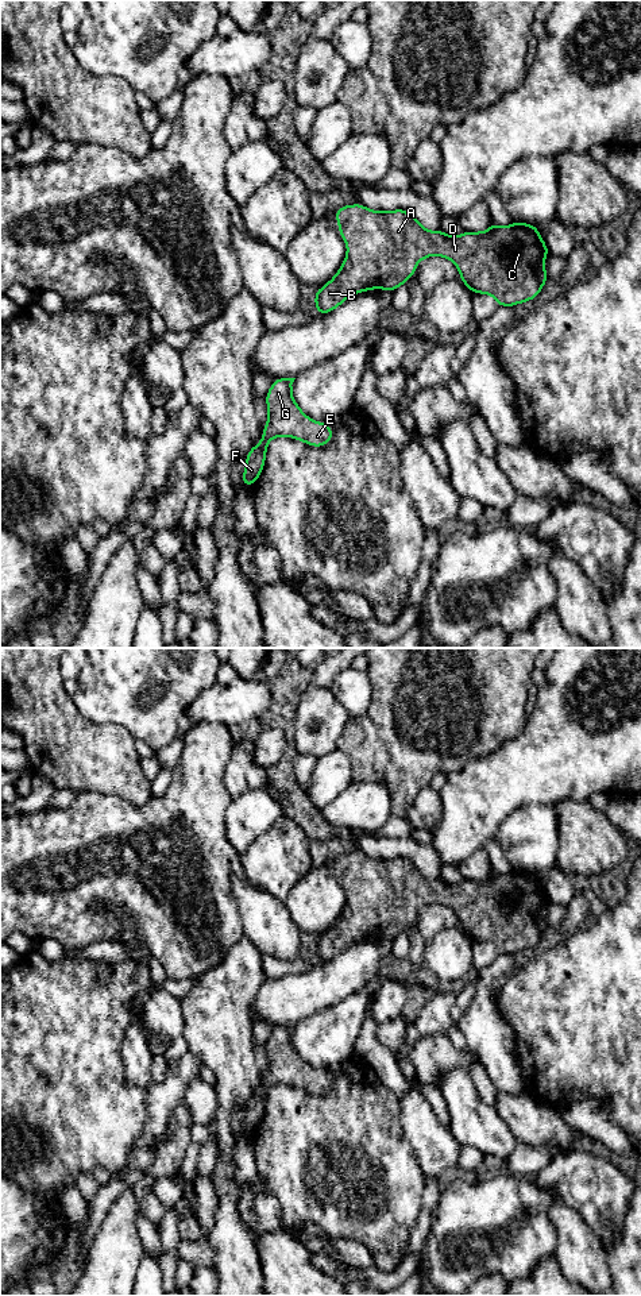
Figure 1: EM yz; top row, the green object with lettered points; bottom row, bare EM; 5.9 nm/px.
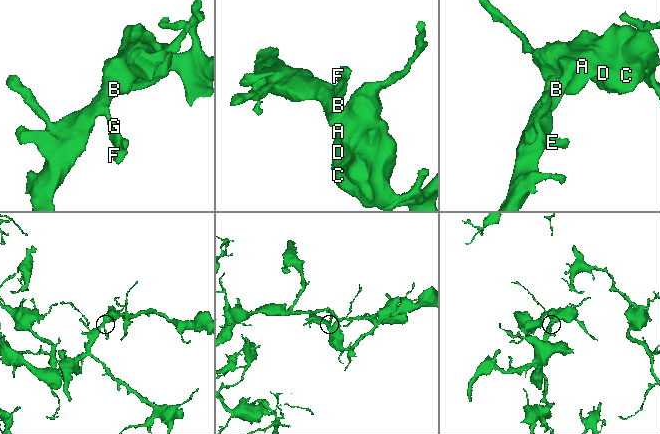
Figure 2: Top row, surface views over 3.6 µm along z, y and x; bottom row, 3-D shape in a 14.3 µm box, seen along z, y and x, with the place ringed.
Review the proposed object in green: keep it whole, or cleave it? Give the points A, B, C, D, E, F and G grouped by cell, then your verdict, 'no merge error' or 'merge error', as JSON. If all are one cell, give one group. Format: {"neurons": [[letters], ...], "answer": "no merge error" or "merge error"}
{"neurons": [["A", "B", "C", "D", "E", "F", "G"]], "answer": "no merge error"}

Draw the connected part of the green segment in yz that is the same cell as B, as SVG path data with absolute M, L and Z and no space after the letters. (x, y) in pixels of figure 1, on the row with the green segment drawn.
M354 204L335 209L335 215L348 250L336 275L314 292L318 315L332 312L354 293L370 289L395 292L414 275L417 263L432 255L452 261L472 293L491 294L499 306L514 306L536 298L549 279L544 259L551 252L534 224L513 221L509 227L499 227L493 221L487 231L464 231L463 235L449 236L443 231L426 231L405 209L378 212Z

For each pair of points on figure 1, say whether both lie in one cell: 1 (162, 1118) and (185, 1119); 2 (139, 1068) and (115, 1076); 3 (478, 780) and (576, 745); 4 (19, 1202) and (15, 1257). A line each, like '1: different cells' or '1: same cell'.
1: different cells
2: different cells
3: same cell
4: same cell

